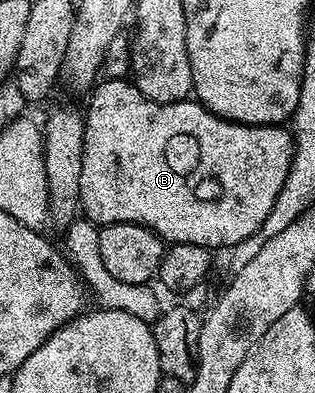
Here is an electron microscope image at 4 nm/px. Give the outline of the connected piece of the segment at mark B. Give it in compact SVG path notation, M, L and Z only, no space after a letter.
M108 77L106 81L100 81L90 91L89 97L91 99L87 102L87 110L85 109L83 120L85 148L83 149L83 167L81 168L81 192L79 193L82 213L100 227L109 224L121 224L122 222L132 222L138 226L144 226L155 231L167 244L184 242L185 244L201 244L208 248L216 248L215 246L230 248L239 242L244 242L249 236L257 234L265 224L269 212L273 212L273 204L279 193L283 191L283 185L289 176L289 168L295 155L295 139L292 131L283 124L278 126L246 126L240 122L230 122L224 118L219 118L213 112L209 112L197 100L154 102L137 89L134 81L128 80L126 77Z

